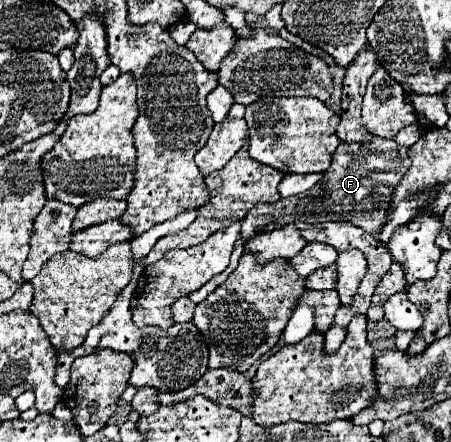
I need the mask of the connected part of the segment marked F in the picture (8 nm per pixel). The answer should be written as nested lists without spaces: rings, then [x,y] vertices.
[[[373,138],[371,142],[365,142],[365,144],[341,142],[333,154],[333,162],[329,170],[313,188],[289,198],[281,198],[275,204],[253,206],[247,212],[247,216],[241,220],[241,236],[251,238],[253,234],[261,232],[259,230],[261,220],[269,230],[281,228],[287,222],[295,222],[295,220],[301,220],[307,224],[347,220],[367,230],[369,234],[377,234],[377,230],[381,230],[389,214],[389,198],[393,194],[393,186],[397,186],[397,182],[401,180],[401,174],[409,168],[407,152],[409,148],[399,146],[395,140],[383,140],[383,138]]]

